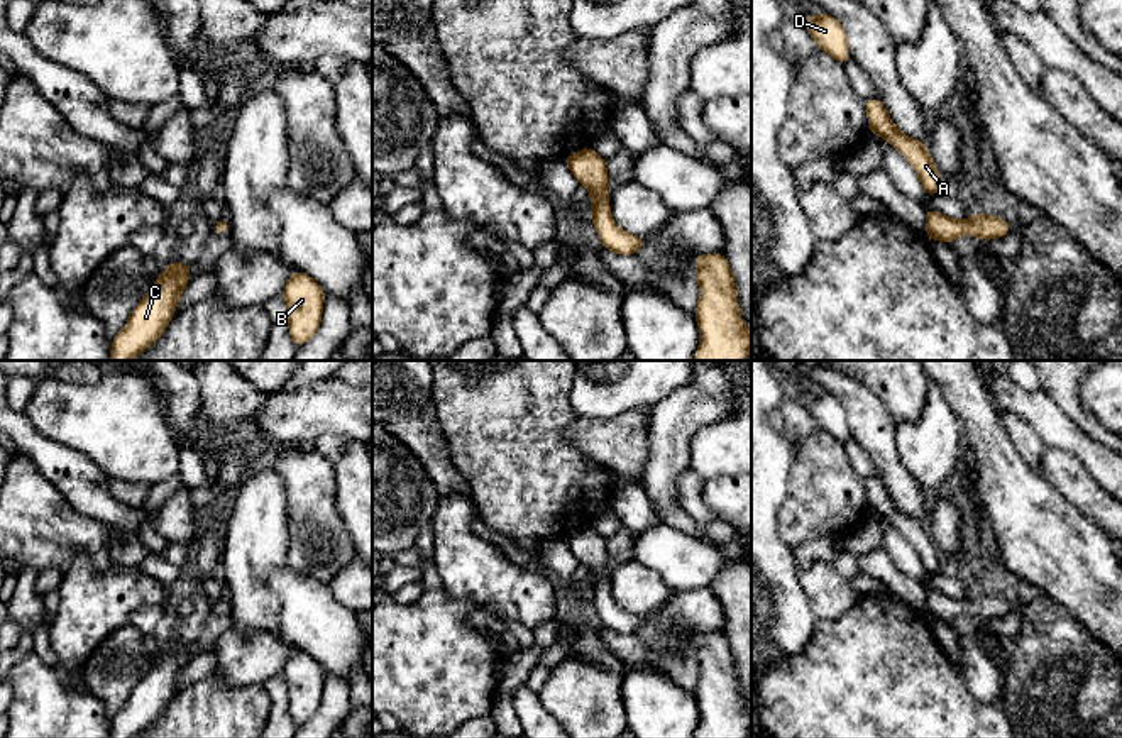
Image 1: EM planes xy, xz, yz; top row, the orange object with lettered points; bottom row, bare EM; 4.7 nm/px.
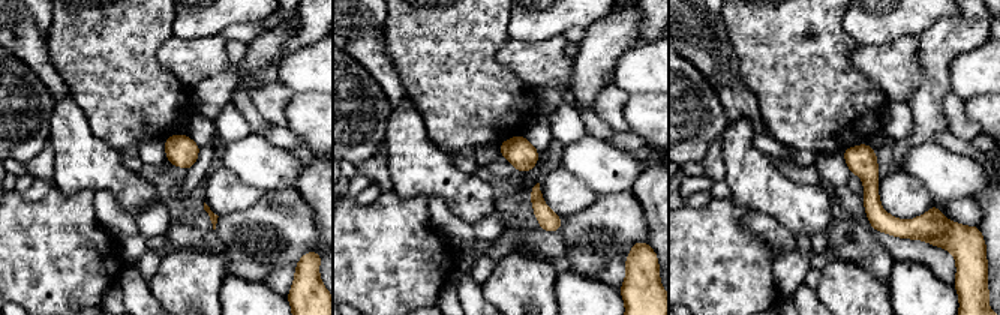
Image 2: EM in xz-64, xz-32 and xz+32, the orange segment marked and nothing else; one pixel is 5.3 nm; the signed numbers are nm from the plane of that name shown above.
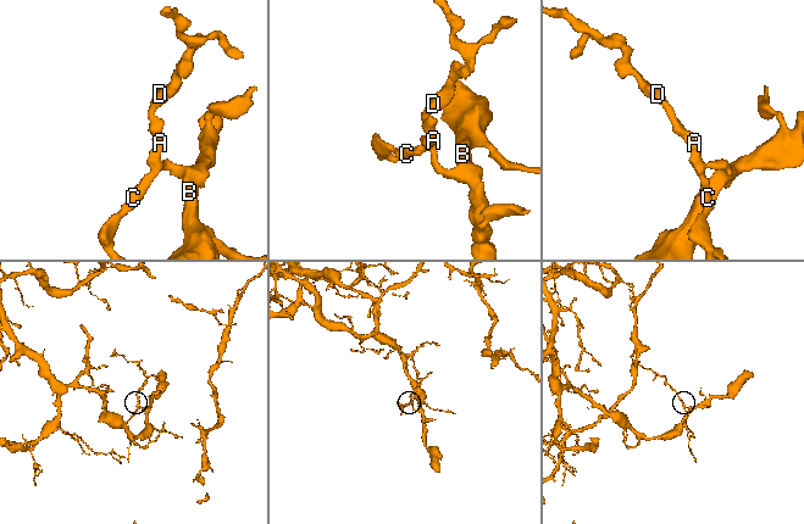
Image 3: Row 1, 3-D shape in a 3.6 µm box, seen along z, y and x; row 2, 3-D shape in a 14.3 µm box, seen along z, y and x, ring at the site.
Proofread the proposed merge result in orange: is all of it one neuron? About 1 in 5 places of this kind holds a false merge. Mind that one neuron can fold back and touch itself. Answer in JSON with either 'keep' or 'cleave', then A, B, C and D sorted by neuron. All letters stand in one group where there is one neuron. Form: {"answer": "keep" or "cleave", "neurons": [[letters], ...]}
{"answer": "keep", "neurons": [["A", "B", "C", "D"]]}

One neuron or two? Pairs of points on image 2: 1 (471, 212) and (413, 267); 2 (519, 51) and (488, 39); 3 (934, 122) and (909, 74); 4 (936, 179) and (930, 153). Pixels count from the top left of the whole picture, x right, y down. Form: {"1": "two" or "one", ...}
{"1": "two", "2": "two", "3": "two", "4": "one"}

